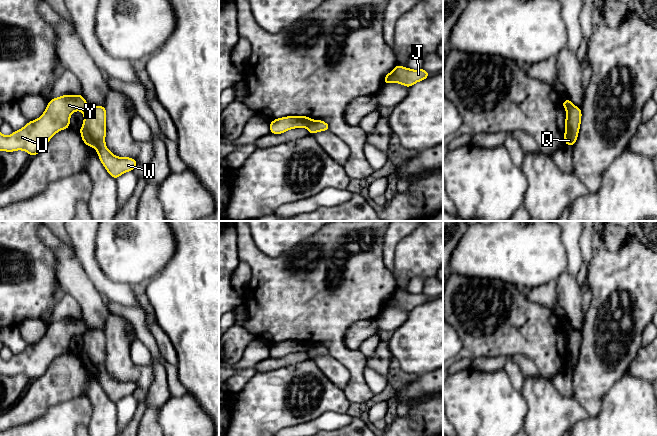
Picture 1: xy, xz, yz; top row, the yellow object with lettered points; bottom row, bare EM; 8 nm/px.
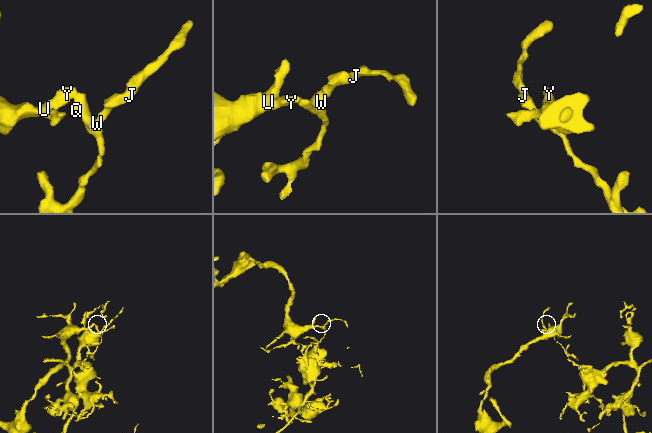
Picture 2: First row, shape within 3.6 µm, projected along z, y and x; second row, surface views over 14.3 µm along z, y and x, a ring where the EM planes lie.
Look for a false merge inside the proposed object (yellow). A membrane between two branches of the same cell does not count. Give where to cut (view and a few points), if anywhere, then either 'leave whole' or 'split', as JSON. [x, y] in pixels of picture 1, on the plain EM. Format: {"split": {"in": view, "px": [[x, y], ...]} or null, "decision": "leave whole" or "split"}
{"split": {"in": "xz", "px": [[313, 345], [307, 351]]}, "decision": "split"}

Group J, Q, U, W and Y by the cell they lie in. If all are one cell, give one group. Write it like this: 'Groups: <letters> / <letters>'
Groups: J Q W / U Y

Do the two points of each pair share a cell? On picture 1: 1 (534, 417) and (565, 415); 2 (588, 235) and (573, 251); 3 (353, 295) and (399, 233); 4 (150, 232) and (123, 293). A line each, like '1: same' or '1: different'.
1: same
2: different
3: different
4: different

